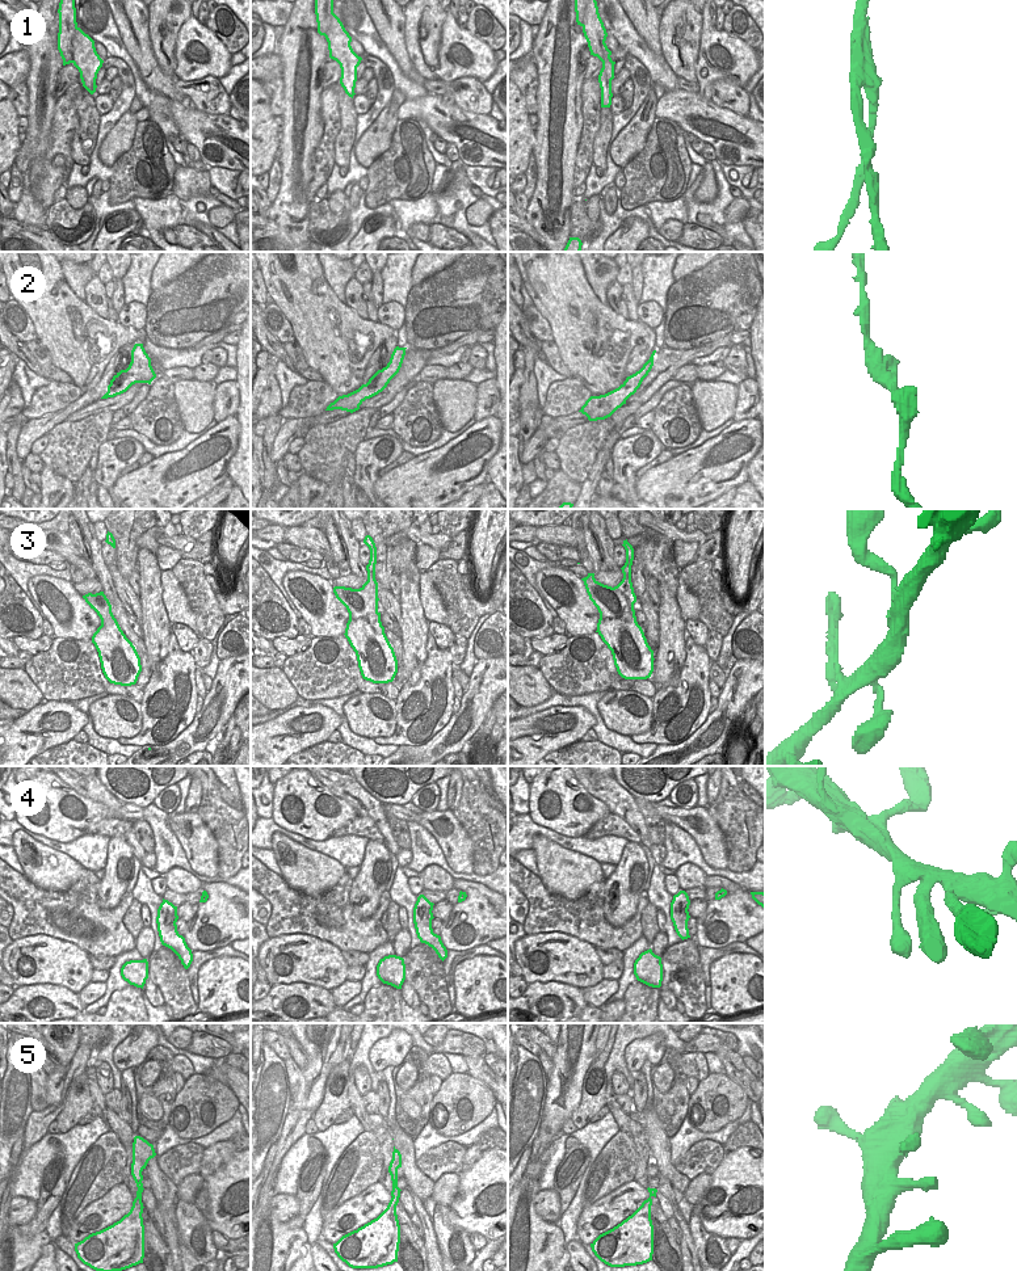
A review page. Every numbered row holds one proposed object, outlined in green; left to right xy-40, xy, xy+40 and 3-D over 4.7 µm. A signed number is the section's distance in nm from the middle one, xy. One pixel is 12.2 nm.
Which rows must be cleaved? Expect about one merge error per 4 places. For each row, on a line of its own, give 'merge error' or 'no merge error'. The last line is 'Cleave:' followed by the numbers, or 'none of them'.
1: merge error
2: no merge error
3: no merge error
4: no merge error
5: no merge error
Cleave: 1

